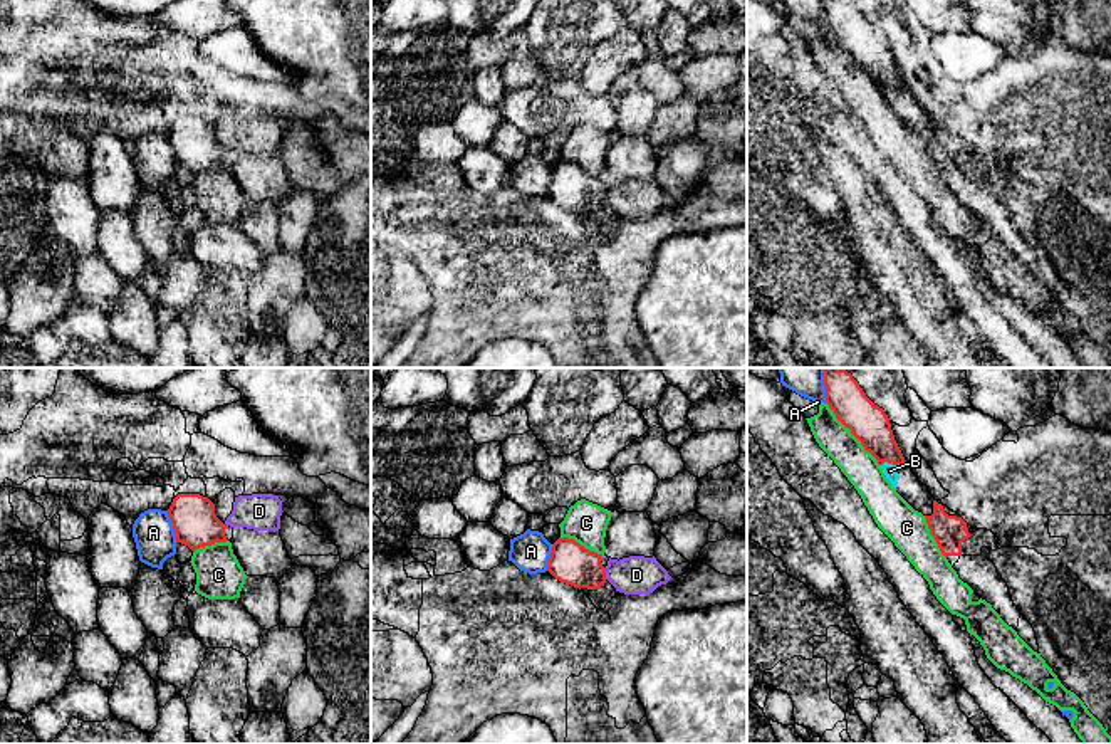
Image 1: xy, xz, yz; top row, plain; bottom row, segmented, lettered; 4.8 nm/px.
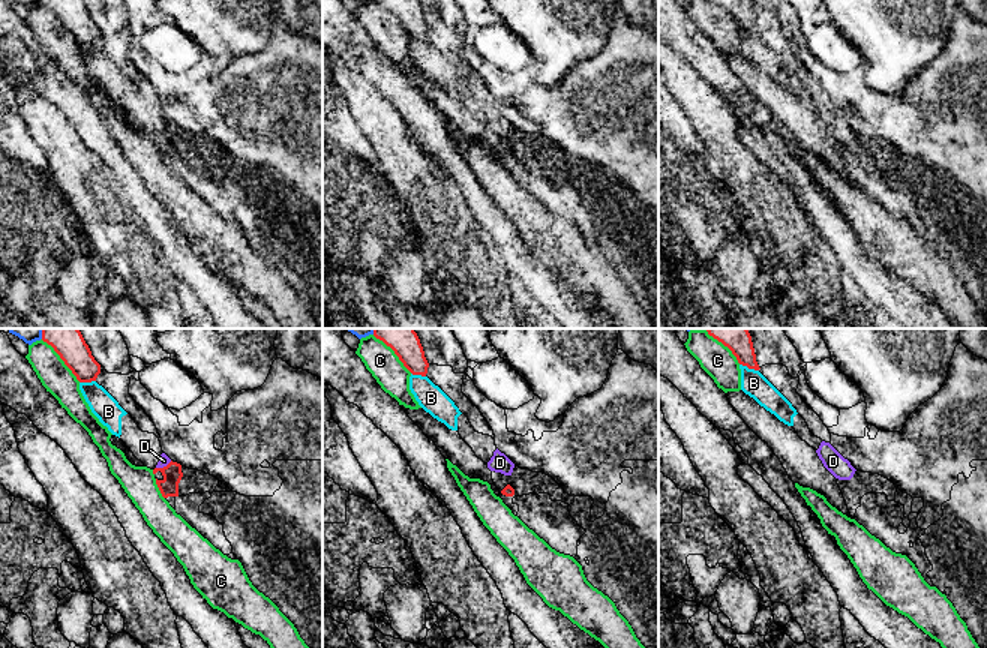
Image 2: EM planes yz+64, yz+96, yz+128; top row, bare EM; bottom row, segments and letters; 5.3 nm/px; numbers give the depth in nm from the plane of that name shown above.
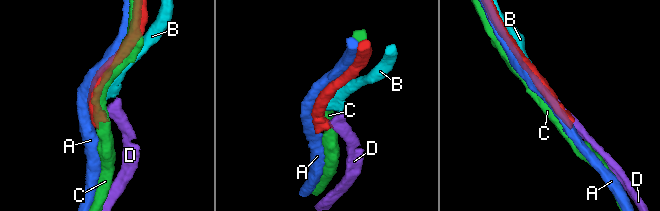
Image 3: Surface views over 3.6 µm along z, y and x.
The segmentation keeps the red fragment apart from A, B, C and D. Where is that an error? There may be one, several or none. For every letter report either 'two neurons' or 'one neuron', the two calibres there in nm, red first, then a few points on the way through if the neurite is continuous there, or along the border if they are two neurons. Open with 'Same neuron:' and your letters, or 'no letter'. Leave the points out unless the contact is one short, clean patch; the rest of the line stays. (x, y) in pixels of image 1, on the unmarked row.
Same neuron: no letter
A: two neurons | 220/200 nm
B: two neurons | 180/70 nm
C: two neurons | 180/160 nm
D: two neurons | 200/190 nm | along xz (605, 192), (608, 202)

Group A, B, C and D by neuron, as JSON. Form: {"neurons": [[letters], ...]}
{"neurons": [["A"], ["B", "D"], ["C"]]}

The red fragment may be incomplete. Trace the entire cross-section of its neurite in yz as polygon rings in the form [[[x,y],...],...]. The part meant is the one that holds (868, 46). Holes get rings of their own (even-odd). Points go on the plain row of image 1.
[[[824,0],[826,27],[879,89],[908,89],[883,32],[874,29],[853,0]]]

